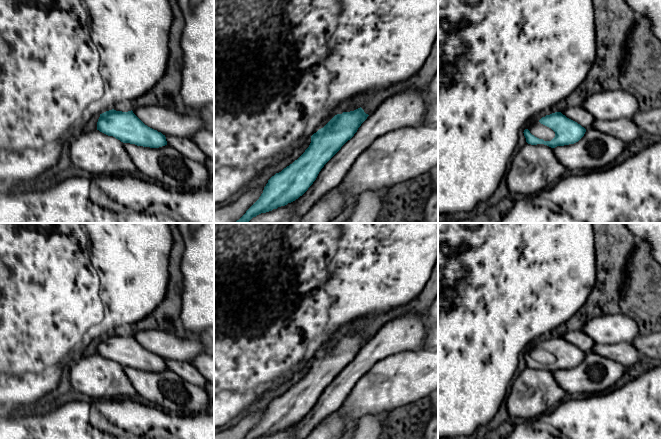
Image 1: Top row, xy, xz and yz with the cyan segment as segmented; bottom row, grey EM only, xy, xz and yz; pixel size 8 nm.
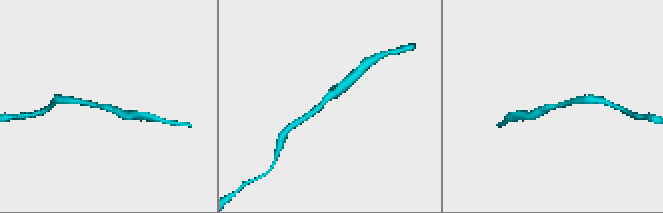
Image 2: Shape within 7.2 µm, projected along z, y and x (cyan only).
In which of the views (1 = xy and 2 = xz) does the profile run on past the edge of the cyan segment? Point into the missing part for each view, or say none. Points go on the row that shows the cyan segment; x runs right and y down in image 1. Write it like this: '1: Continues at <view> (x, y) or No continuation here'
1: No continuation here
2: No continuation here

